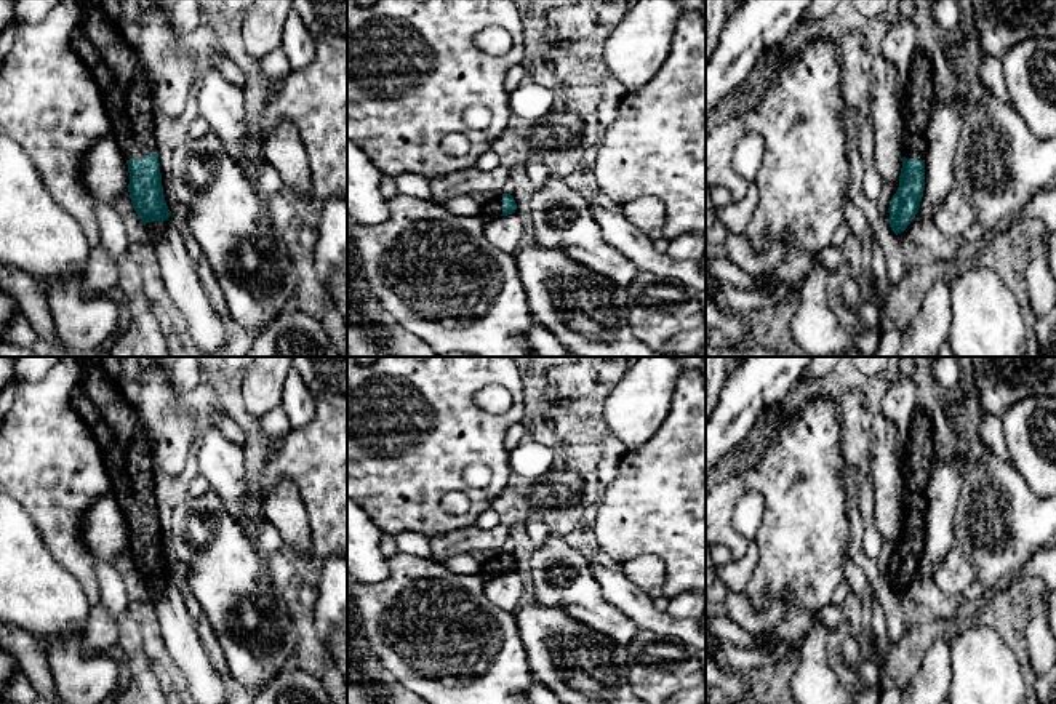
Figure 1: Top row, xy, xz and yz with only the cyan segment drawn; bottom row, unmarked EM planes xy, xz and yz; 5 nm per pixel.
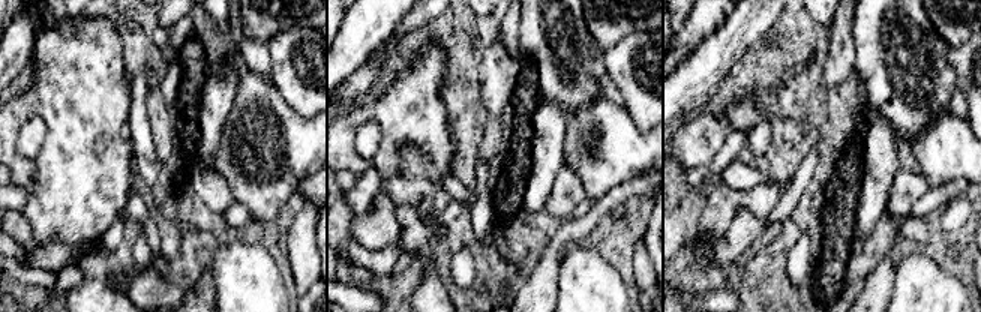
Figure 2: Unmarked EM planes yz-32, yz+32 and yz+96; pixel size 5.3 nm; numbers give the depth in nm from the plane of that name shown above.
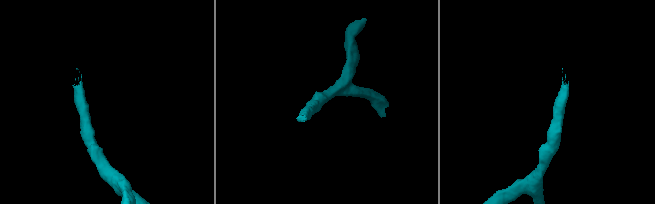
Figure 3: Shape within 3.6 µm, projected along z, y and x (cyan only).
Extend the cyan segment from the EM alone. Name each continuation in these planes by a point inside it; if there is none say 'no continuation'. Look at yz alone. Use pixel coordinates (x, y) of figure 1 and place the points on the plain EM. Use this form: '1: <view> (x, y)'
1: yz (916, 472)

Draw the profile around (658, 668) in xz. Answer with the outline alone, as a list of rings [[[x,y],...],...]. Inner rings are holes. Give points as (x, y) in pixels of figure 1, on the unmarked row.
[[[643,629],[627,643],[627,661],[629,685],[646,704],[664,704],[674,693],[706,680],[698,648]]]

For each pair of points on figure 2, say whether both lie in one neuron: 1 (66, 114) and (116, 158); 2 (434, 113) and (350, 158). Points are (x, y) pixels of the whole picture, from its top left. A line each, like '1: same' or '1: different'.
1: same
2: same

